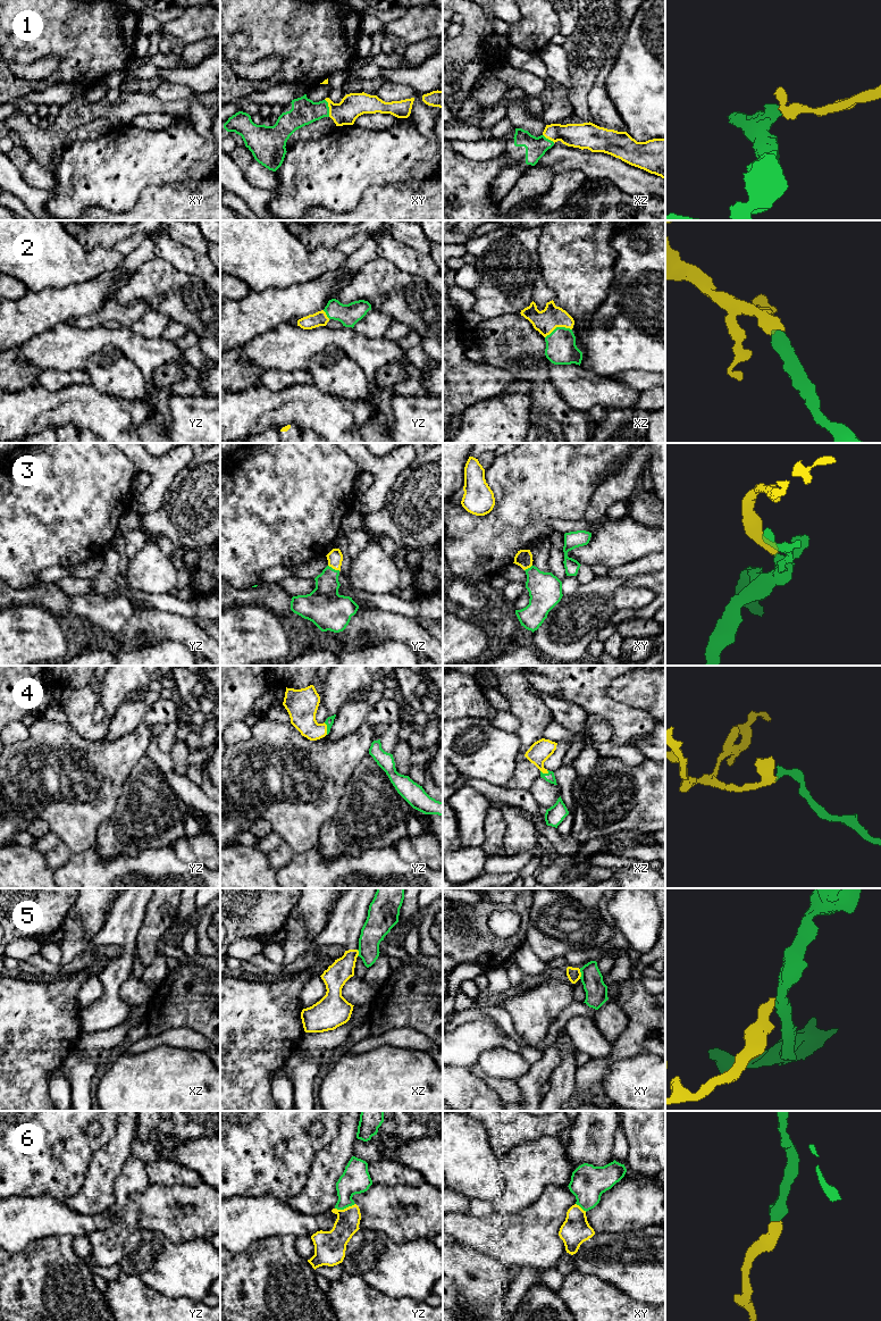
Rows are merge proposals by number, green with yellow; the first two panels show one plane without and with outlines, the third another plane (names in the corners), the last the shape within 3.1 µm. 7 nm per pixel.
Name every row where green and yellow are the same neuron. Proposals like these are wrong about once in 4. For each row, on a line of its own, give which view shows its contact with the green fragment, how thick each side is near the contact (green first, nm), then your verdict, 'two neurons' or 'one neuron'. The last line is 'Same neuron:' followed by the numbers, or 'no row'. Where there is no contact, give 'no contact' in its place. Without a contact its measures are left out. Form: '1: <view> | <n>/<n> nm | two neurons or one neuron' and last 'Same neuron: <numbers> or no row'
1: xy | 190/170 nm | one neuron
2: xz | 220/170 nm | one neuron
3: yz | 240/110 nm | one neuron
4: yz | 60/220 nm | one neuron
5: xy | 160/100 nm | two neurons
6: yz | 200/170 nm | one neuron
Same neuron: 1, 2, 3, 4, 6

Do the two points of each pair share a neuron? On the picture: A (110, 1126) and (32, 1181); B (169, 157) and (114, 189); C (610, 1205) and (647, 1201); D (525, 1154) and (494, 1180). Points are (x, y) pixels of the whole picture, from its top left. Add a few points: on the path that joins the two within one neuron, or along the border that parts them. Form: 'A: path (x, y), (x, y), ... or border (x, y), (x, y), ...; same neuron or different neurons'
A: path (93, 1144), (63, 1151), (52, 1161); same neuron
B: path (156, 157), (145, 157), (127, 175); same neuron
C: path (619, 1205), (638, 1204); same neuron
D: border (500, 1156), (503, 1190), (495, 1200); different neurons

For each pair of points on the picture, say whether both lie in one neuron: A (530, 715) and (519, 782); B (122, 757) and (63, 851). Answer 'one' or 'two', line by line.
A: one
B: two

